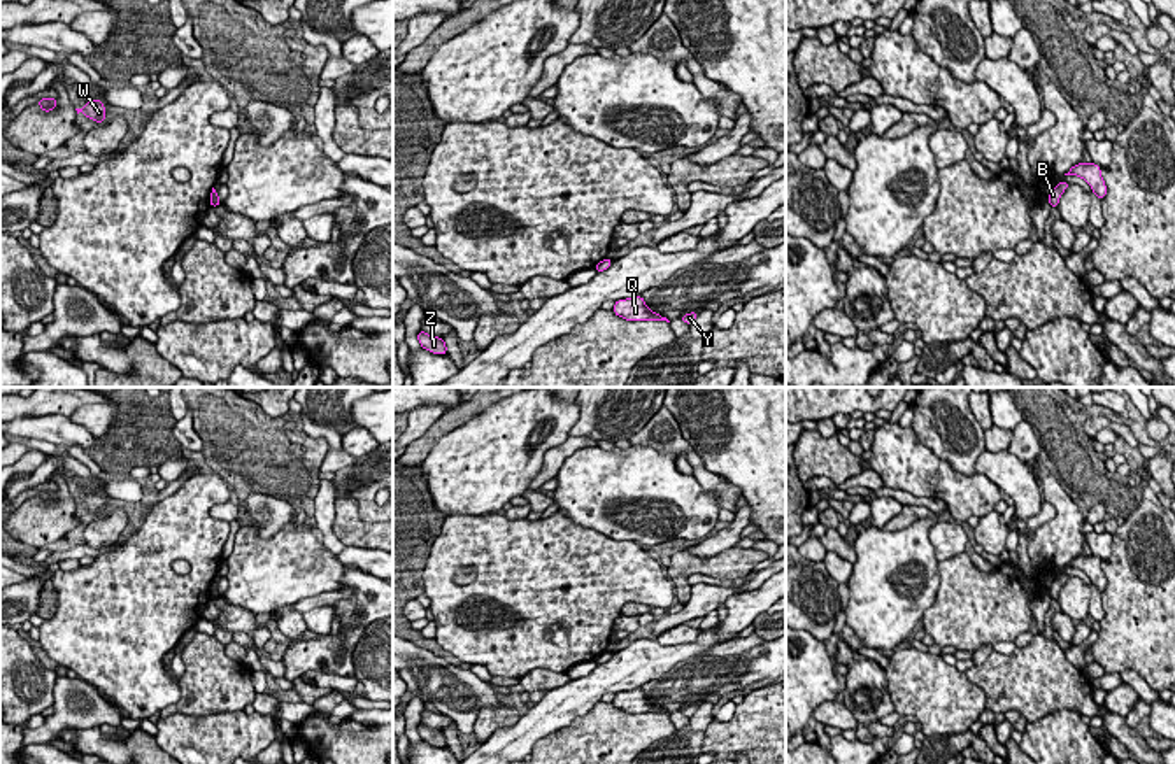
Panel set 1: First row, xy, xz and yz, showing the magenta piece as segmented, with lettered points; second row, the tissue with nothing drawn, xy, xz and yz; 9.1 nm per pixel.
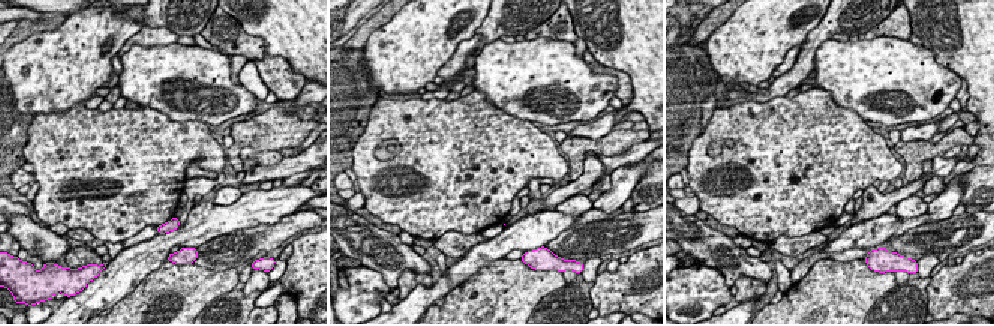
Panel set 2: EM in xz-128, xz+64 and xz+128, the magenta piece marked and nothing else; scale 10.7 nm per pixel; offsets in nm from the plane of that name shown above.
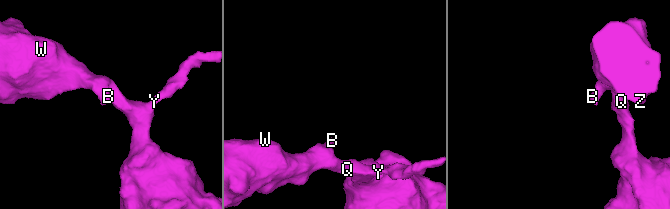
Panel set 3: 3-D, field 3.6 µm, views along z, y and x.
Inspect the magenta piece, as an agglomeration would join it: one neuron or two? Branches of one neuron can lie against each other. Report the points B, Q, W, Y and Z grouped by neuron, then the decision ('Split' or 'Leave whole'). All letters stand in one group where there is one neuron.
Groups: B Q W Y Z. Leave whole

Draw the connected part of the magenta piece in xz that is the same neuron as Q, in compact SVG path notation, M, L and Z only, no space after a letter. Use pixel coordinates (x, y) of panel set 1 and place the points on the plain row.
M633 689L633 690L626 690L626 692L617 692L614 697L614 706L626 711L626 713L666 713L670 715L666 710L652 704L642 689Z

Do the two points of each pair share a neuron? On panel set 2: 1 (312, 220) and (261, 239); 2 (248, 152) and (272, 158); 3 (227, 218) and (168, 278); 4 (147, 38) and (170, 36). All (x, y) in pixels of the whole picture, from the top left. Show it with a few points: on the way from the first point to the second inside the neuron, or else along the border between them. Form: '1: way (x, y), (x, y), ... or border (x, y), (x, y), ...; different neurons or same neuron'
1: way (300, 221), (273, 236); same neuron
2: way (254, 153), (266, 158); same neuron
3: border (167, 260), (138, 283); different neurons
4: way (153, 36), (164, 36); same neuron

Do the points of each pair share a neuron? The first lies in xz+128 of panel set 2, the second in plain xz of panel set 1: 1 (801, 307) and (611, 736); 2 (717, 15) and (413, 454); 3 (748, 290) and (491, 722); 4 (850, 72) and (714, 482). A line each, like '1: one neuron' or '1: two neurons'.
1: one neuron
2: one neuron
3: one neuron
4: two neurons

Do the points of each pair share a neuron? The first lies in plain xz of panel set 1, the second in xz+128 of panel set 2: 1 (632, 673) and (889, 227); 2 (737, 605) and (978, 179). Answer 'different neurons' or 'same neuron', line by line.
1: same neuron
2: different neurons

